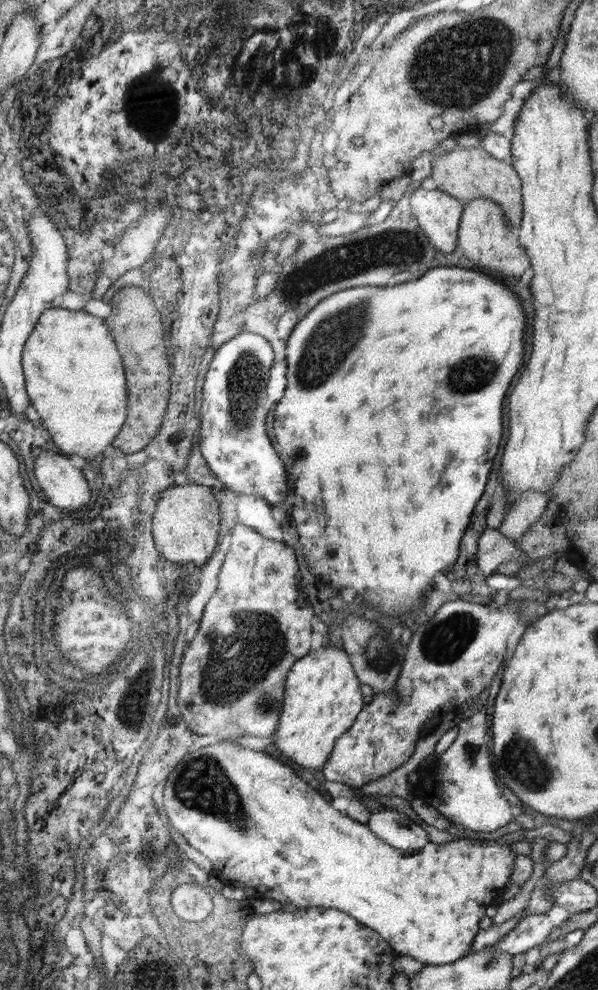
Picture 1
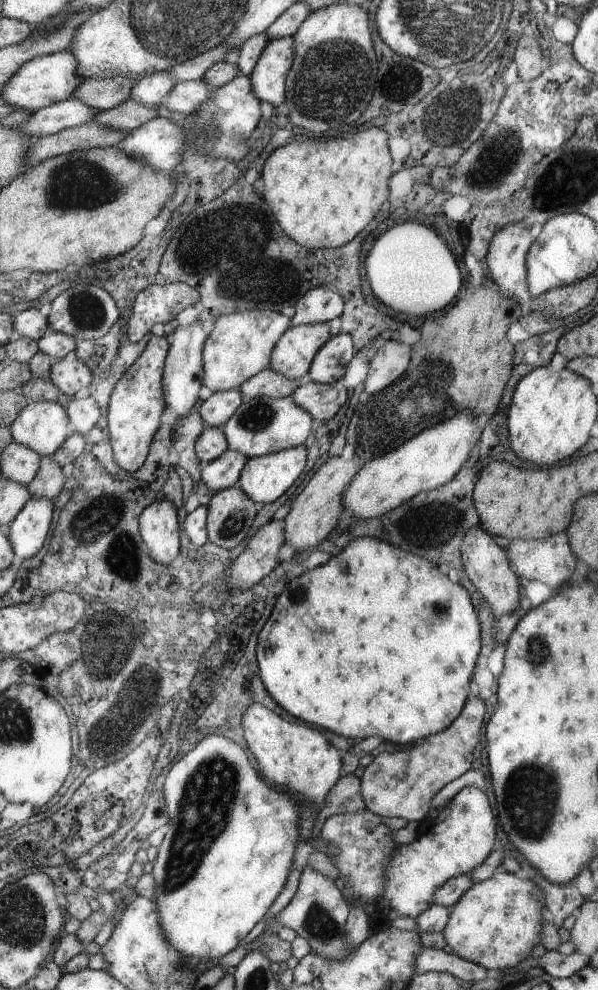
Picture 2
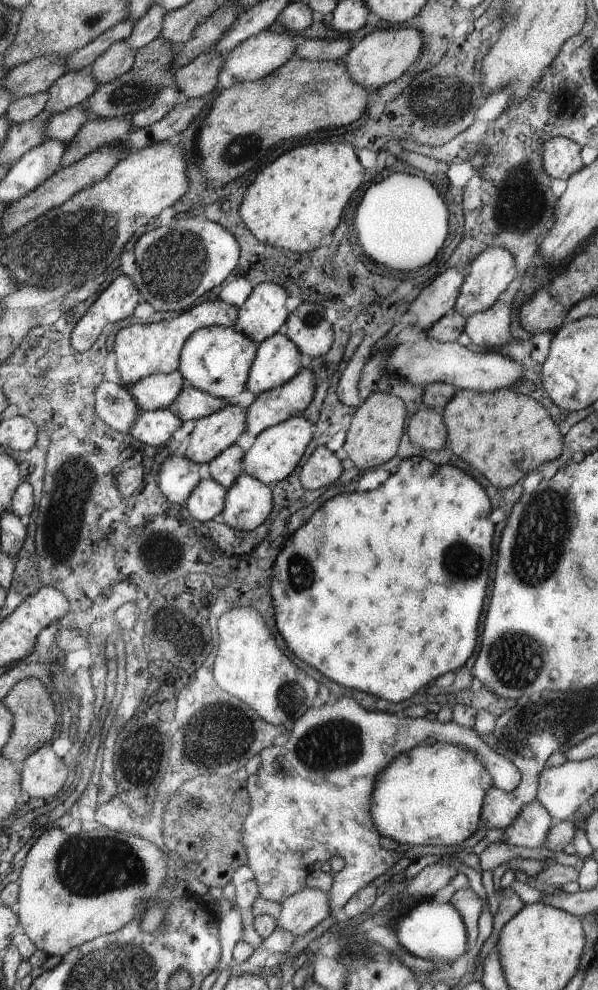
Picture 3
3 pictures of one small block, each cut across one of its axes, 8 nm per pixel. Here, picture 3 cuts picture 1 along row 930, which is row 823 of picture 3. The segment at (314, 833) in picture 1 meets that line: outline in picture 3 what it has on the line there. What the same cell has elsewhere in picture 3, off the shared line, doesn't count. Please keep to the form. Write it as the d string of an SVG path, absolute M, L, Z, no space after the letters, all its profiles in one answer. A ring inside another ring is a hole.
M449 742L422 743L402 753L377 777L371 815L381 836L393 838L400 844L418 844L425 849L438 847L449 852L451 846L456 847L479 829L480 808L484 808L485 798L492 788L493 778L475 750Z

